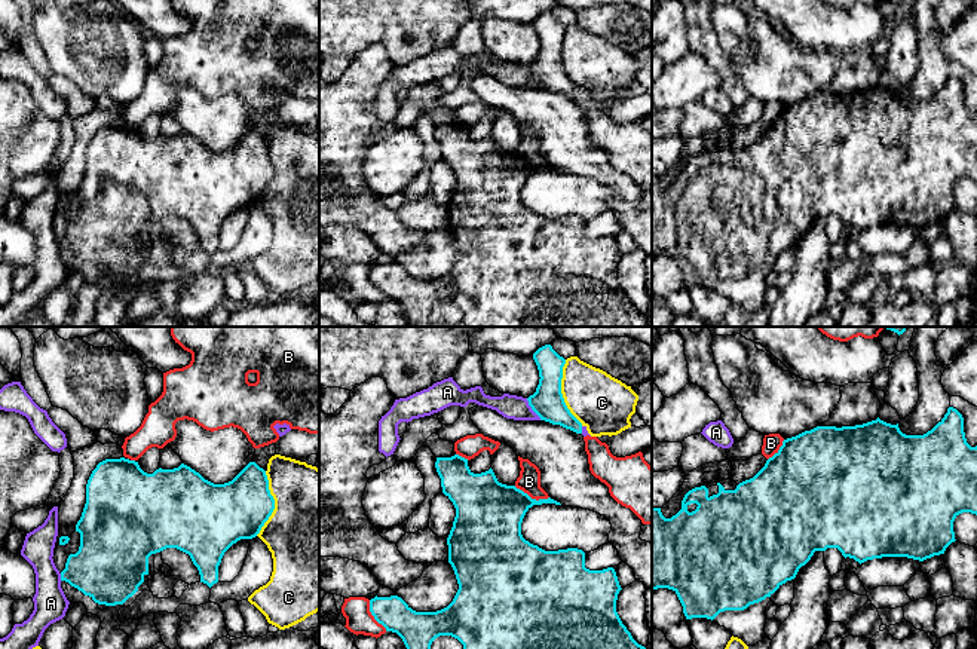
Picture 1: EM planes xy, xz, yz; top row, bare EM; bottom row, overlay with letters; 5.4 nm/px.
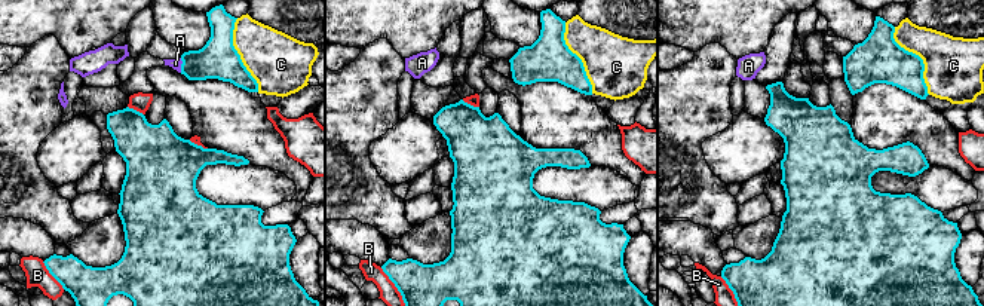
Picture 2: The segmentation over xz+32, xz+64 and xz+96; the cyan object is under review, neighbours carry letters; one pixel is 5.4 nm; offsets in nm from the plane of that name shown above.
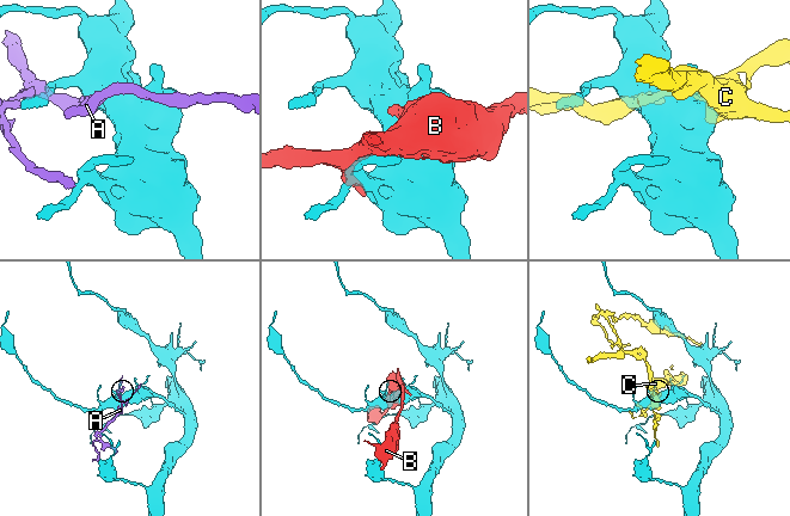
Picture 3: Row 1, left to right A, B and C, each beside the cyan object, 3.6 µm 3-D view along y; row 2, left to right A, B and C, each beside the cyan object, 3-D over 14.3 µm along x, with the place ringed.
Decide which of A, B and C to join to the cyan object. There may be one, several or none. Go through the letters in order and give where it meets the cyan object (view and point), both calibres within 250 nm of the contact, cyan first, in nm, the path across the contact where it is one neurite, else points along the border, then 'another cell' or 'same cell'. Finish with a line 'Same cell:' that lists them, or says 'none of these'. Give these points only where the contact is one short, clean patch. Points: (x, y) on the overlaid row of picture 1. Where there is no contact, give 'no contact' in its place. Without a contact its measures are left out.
A: contact xz (532, 409); calibres 170 and 130 nm; another cell
B: contact xz (530, 498); calibres 360 and 120 nm; another cell
C: contact xz (560, 392); calibres 170 and 300 nm; another cell
Same cell: none of these

